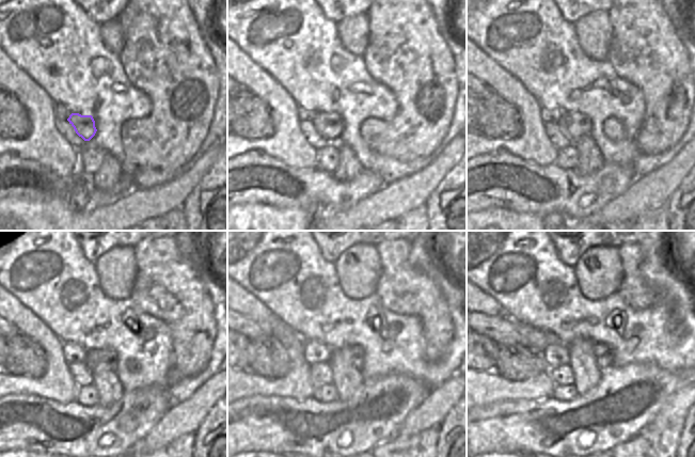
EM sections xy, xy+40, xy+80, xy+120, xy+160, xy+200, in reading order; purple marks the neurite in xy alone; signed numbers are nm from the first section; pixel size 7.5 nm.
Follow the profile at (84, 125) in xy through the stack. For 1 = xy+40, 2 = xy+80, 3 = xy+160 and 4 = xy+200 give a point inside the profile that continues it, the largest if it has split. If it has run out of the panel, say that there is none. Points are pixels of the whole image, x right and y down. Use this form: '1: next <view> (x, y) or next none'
1: next xy+40 (329, 126)
2: next xy+80 (573, 124)
3: next xy+160 (357, 351)
4: next xy+200 (603, 356)

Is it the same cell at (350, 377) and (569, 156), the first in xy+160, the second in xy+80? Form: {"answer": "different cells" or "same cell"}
{"answer": "different cells"}

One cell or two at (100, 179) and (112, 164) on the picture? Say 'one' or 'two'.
one

